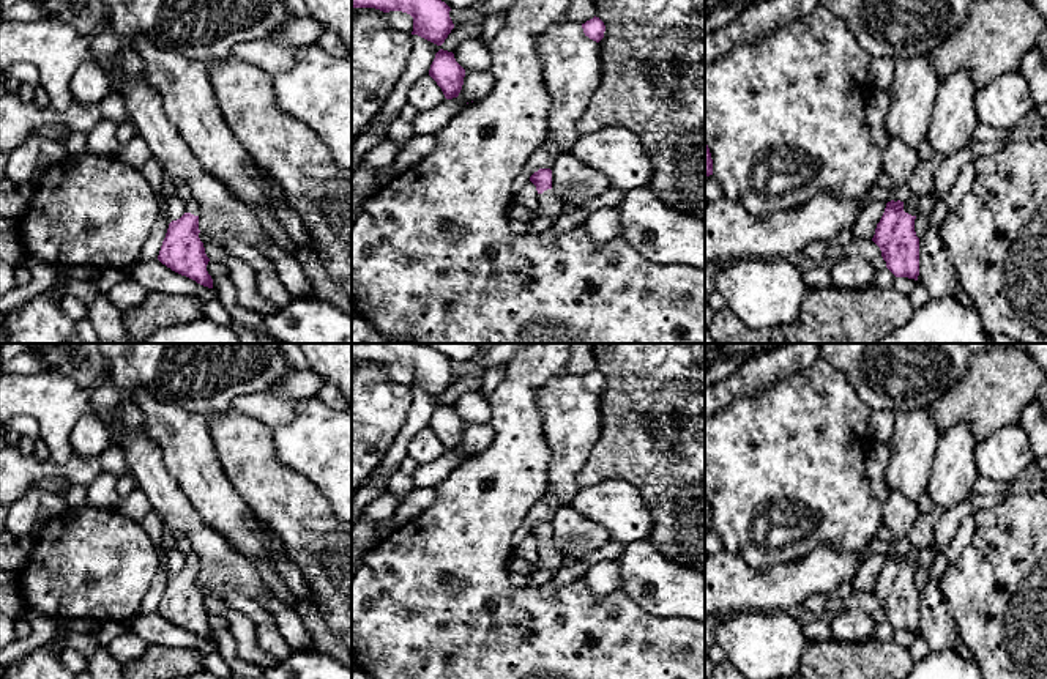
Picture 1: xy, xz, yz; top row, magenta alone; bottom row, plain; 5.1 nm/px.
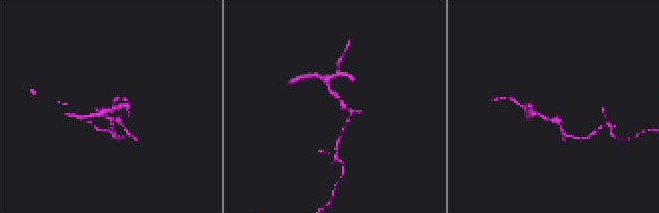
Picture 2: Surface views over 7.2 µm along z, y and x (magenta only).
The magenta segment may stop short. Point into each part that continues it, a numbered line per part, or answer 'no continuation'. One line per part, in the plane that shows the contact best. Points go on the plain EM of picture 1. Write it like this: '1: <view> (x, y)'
1: yz (916, 558)

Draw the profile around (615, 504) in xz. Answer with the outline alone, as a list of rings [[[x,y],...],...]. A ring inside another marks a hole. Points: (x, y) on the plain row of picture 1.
[[[604,479],[580,487],[569,506],[605,528],[610,540],[624,547],[648,539],[653,528],[650,509],[639,488],[623,479]]]

